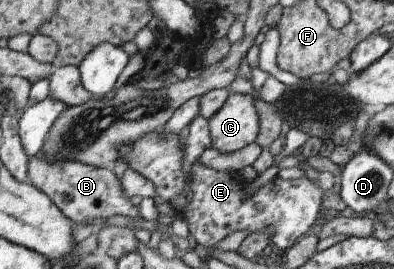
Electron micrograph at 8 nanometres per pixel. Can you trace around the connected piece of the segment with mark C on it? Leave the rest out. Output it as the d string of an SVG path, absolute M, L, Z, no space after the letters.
M229 92L225 103L207 120L210 147L221 152L241 149L258 134L258 117L248 94Z

